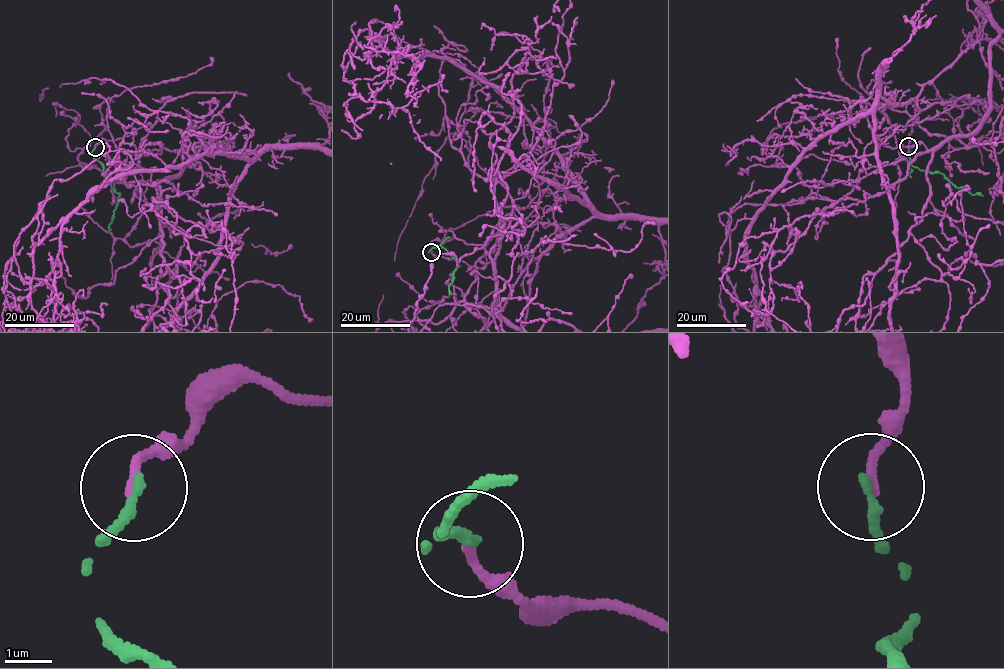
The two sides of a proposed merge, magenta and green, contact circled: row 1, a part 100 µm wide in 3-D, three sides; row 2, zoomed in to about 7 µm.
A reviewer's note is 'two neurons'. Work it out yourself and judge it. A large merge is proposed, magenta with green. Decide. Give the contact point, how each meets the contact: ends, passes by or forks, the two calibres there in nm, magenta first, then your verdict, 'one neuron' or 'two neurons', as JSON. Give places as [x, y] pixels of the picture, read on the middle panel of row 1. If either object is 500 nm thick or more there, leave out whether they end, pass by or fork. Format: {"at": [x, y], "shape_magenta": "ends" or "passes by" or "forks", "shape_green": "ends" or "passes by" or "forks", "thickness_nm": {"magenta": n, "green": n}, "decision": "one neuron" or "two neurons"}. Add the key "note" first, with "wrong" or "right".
{"note": "right", "at": [431, 252], "shape_magenta": "ends", "shape_green": "ends", "thickness_nm": {"magenta": 190, "green": 240}, "decision": "two neurons"}

